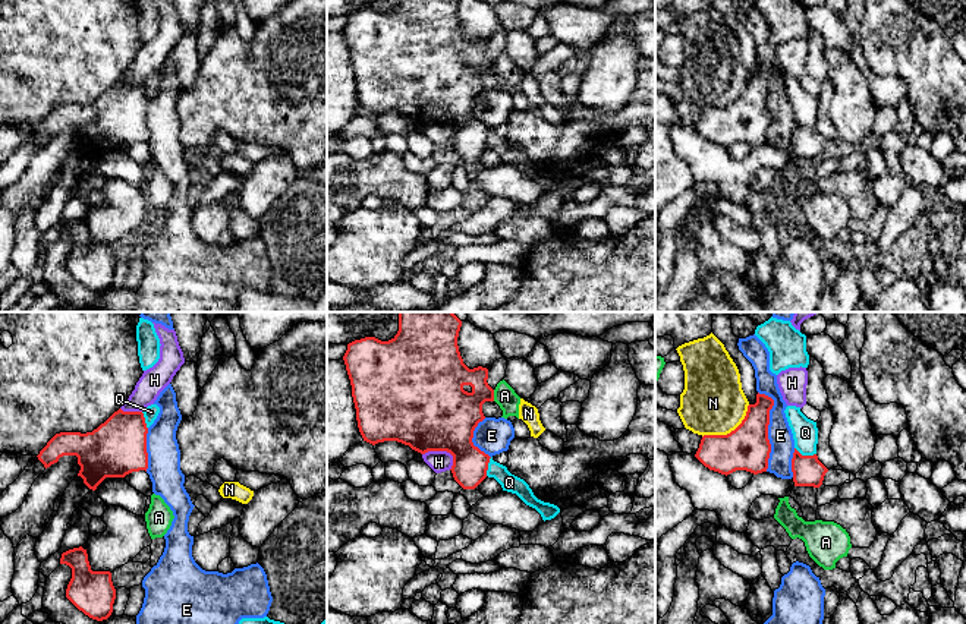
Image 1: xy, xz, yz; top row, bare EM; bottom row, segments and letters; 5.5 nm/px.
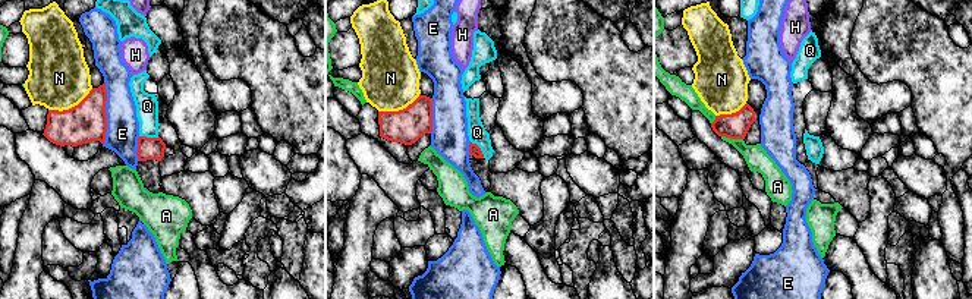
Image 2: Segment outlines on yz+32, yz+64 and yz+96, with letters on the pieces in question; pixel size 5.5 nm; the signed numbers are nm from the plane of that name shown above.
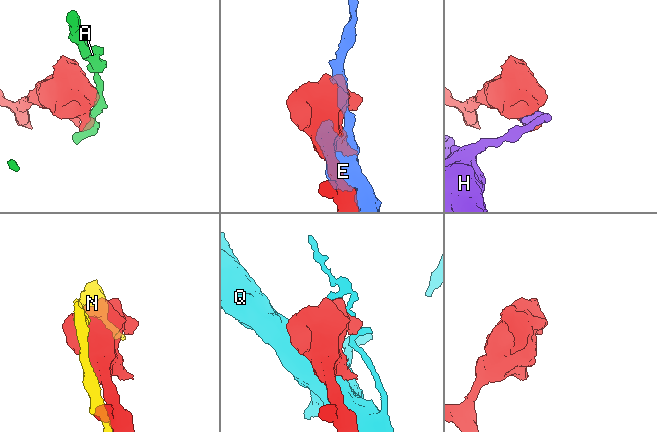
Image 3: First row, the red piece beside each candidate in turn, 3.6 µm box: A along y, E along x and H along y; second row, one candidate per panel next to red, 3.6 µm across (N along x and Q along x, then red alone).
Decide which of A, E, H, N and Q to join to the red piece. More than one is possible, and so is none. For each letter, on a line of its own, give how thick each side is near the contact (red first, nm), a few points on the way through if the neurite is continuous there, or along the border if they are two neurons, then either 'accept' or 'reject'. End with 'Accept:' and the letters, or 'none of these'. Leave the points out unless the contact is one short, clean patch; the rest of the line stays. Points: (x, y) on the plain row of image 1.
A: 300 nm thick on the red side, 120 nm on the other; border along xz (493, 62), (494, 72); reject
E: 240 nm thick on the red side, 130 nm on the other; accept
H: 460 nm thick on the red side, 110 nm on the other; reject
N: 240 nm thick on the red side, 360 nm on the other; reject
Q: 170 nm thick on the red side, 140 nm on the other; reject
Accept: E

